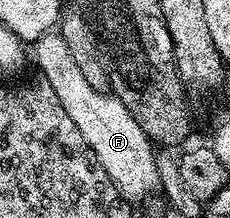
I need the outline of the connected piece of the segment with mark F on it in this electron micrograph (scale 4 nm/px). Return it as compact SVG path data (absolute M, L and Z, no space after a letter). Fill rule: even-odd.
M51 30L39 40L33 41L32 60L42 67L41 77L52 86L52 90L56 90L60 106L68 110L68 118L76 122L80 134L84 134L84 142L88 142L92 154L96 154L100 166L104 166L108 178L112 178L124 199L135 202L144 199L149 192L158 192L158 161L152 142L144 130L140 130L136 118L132 118L132 114L118 101L117 96L96 90L96 86L92 86L92 82L80 74L80 66L76 66L72 50L68 50L61 34Z

